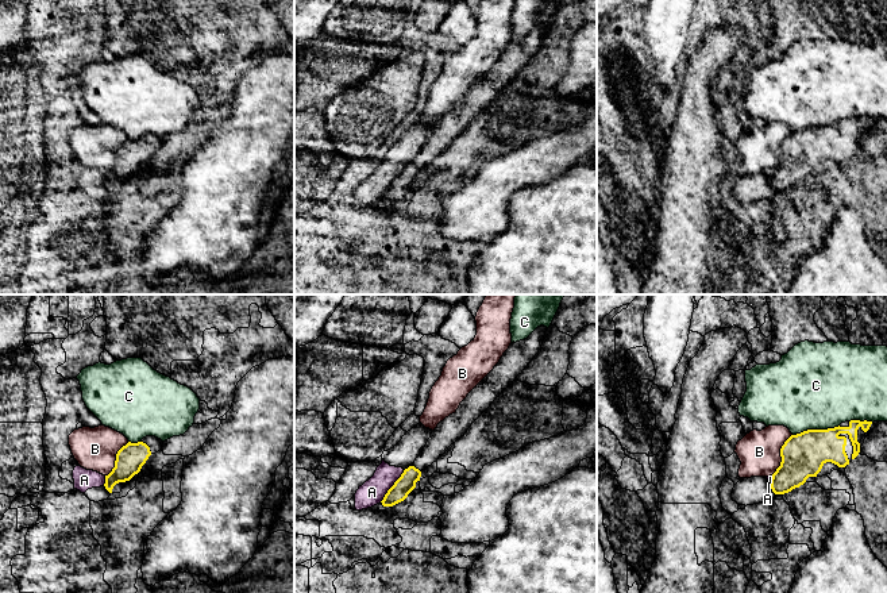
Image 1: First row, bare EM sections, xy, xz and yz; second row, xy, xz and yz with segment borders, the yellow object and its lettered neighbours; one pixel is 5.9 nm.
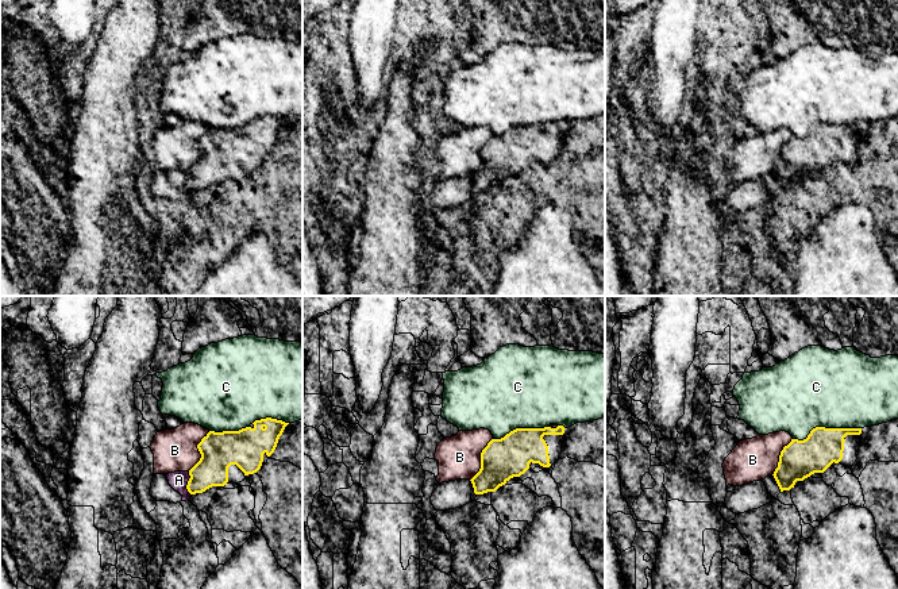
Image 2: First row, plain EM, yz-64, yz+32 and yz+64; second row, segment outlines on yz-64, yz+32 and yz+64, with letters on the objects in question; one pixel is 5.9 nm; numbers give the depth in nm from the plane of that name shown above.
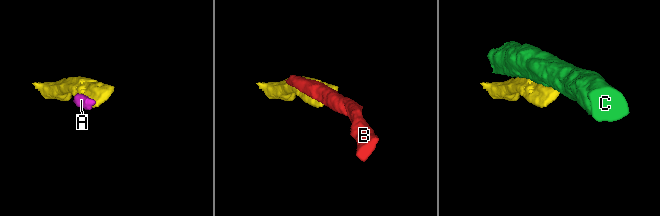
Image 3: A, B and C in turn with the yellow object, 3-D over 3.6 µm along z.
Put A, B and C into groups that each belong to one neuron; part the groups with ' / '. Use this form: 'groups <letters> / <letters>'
groups A / B / C

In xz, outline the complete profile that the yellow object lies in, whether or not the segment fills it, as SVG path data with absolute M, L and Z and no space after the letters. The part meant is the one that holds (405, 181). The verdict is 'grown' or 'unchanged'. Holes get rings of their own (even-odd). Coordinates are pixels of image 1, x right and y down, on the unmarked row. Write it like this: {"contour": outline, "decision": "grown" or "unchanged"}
{"contour": "M537 24L527 36L510 41L494 66L467 92L455 111L446 115L432 128L414 161L387 188L383 204L404 199L420 178L421 169L436 159L451 142L460 136L470 123L513 81L531 61L543 42L547 24Z", "decision": "grown"}

